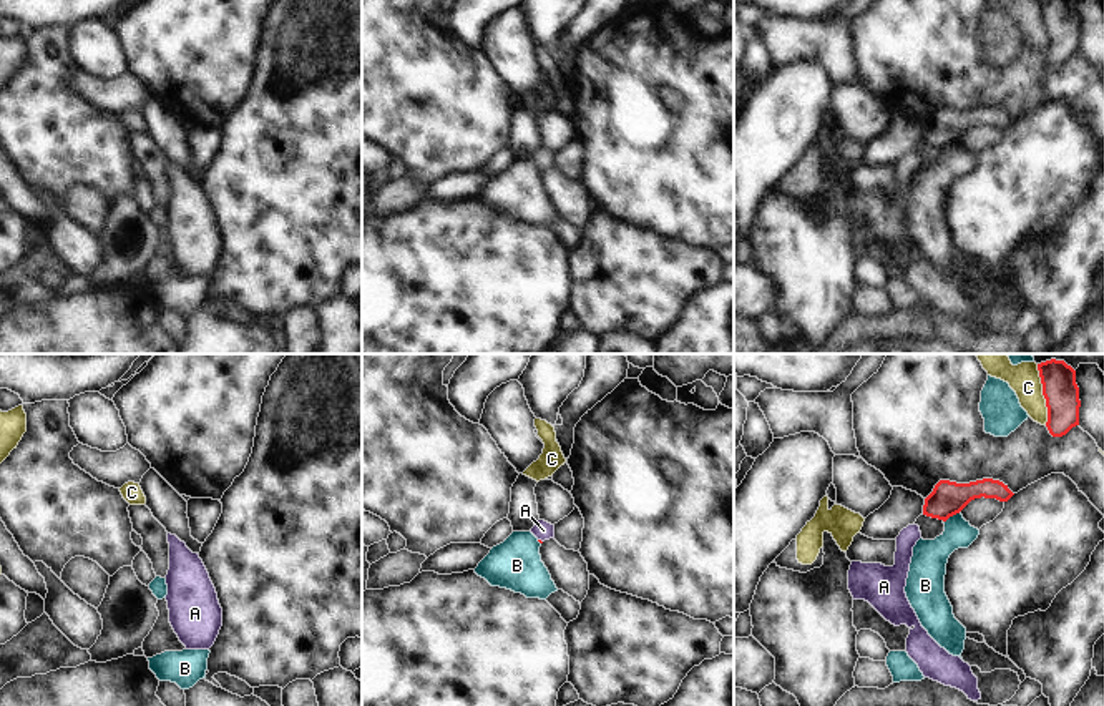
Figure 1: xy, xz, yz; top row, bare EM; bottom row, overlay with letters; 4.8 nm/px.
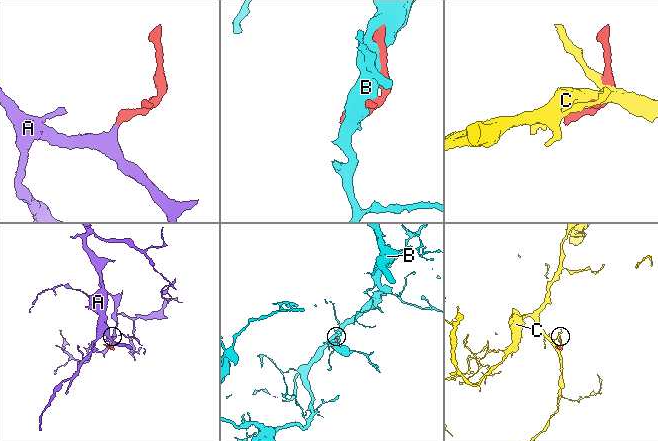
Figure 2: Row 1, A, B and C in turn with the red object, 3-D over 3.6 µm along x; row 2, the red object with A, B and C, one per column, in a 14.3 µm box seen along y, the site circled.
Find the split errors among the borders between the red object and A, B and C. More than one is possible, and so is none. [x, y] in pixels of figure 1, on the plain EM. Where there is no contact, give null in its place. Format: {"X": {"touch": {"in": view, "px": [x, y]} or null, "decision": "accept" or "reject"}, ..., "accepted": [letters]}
{"A": {"touch": {"in": "xz", "px": [540, 168]}, "decision": "accept"}, "B": {"touch": {"in": "yz", "px": [952, 143]}, "decision": "reject"}, "C": {"touch": {"in": "yz", "px": [1045, 25]}, "decision": "reject"}, "accepted": ["A"]}

